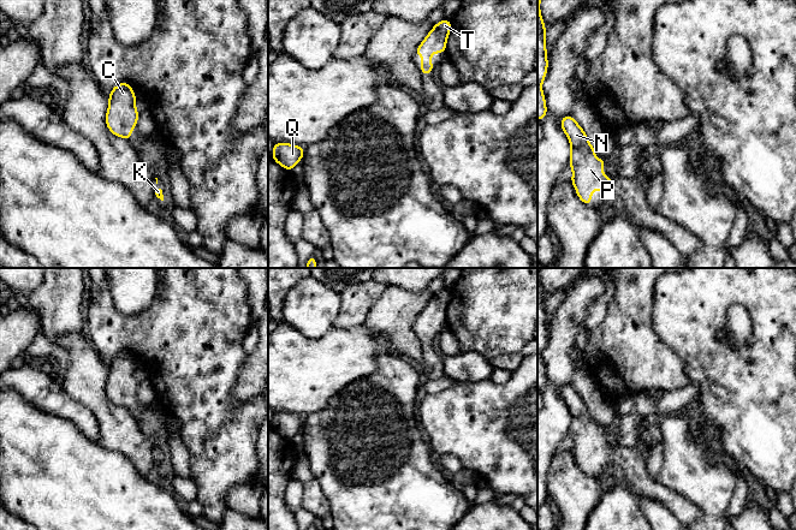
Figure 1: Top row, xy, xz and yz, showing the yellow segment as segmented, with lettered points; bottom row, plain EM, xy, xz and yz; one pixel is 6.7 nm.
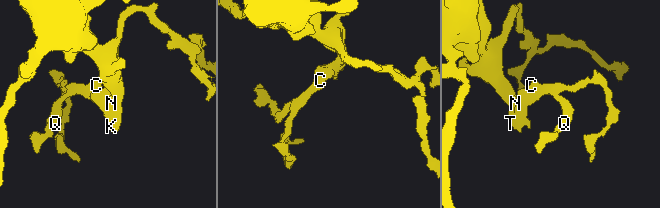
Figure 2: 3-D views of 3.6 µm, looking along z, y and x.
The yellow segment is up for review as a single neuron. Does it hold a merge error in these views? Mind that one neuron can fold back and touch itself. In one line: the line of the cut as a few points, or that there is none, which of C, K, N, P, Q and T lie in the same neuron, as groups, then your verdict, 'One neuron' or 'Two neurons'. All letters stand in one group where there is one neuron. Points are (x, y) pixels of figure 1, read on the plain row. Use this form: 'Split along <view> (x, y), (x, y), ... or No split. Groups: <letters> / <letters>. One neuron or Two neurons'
No split. Groups: C K N P Q T. One neuron

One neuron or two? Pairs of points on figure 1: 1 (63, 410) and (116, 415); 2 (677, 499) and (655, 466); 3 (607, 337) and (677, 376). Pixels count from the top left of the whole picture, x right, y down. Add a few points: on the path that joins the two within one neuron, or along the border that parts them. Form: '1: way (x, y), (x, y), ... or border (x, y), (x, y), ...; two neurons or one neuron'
1: border (69, 395), (93, 414), (97, 424), (97, 440); two neurons
2: border (649, 451), (647, 474), (655, 480); two neurons
3: way (624, 353), (630, 358), (660, 367); one neuron

